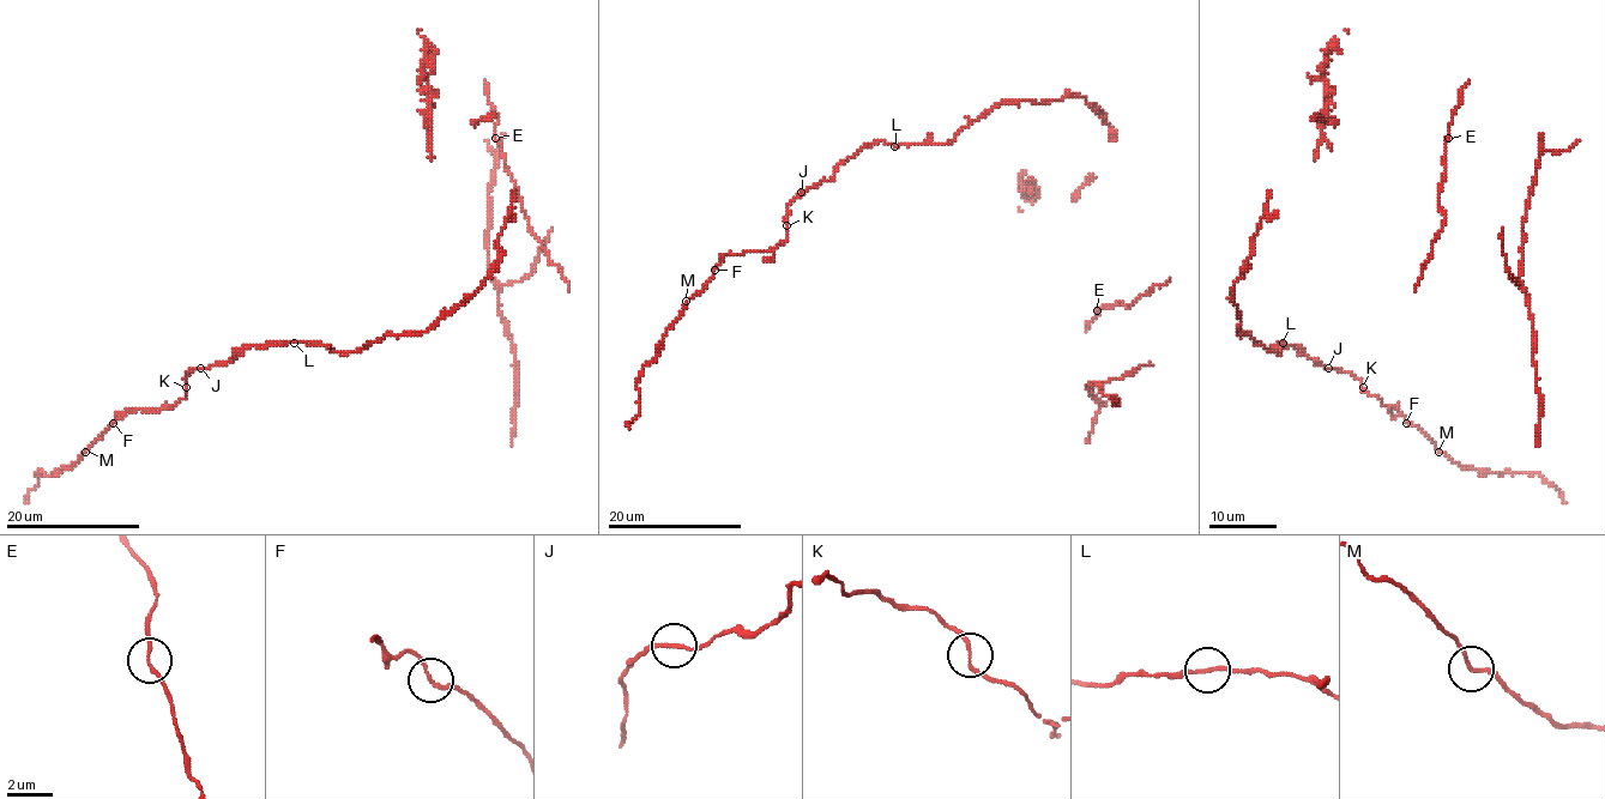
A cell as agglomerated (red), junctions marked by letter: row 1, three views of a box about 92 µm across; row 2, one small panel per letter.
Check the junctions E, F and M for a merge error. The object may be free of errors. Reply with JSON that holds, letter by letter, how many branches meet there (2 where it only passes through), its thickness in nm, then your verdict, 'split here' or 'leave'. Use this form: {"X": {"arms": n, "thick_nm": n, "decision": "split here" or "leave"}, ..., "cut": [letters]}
{"E": {"arms": 2, "thick_nm": 140, "decision": "leave"}, "F": {"arms": 2, "thick_nm": 150, "decision": "leave"}, "M": {"arms": 2, "thick_nm": 150, "decision": "leave"}, "cut": []}

